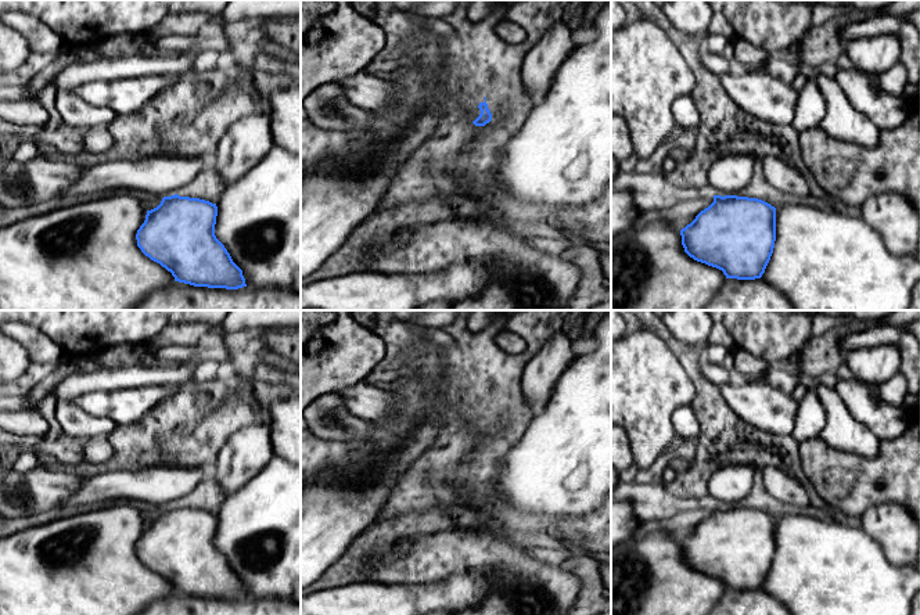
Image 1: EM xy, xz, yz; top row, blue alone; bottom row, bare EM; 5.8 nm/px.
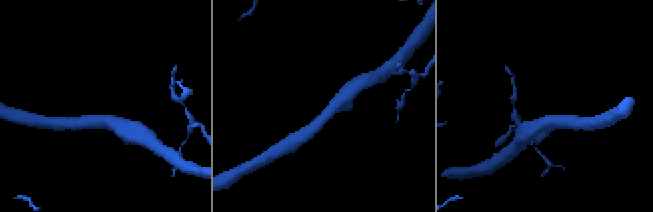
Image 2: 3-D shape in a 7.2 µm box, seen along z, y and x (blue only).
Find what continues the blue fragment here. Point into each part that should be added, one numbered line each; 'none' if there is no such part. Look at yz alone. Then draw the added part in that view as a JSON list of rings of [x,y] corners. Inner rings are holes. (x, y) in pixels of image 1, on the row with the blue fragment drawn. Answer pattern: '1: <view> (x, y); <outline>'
none

